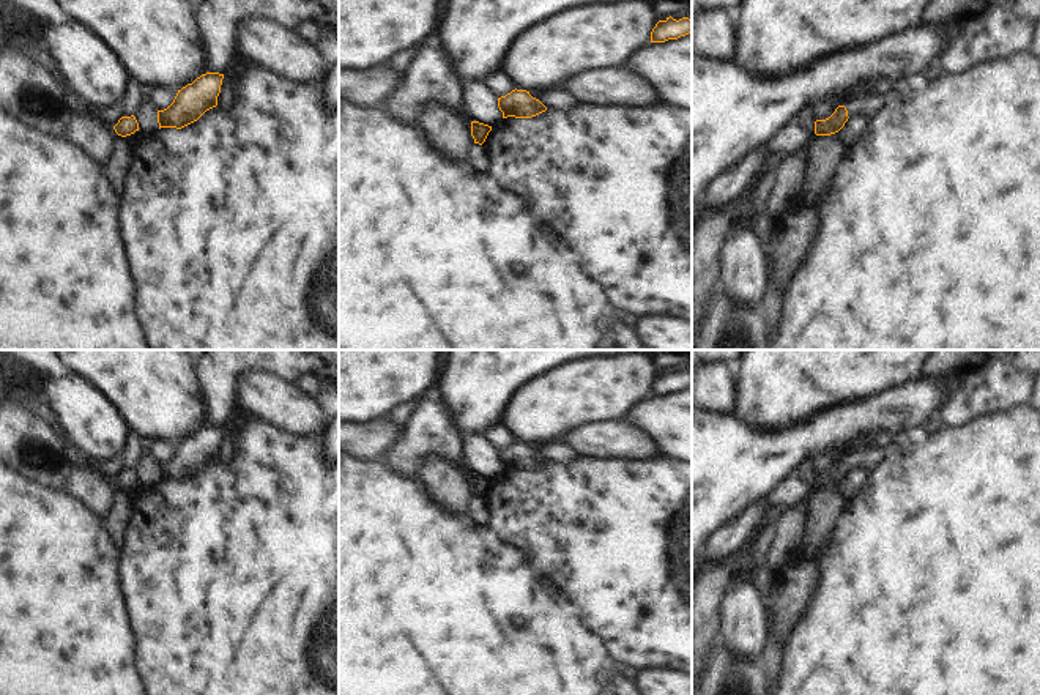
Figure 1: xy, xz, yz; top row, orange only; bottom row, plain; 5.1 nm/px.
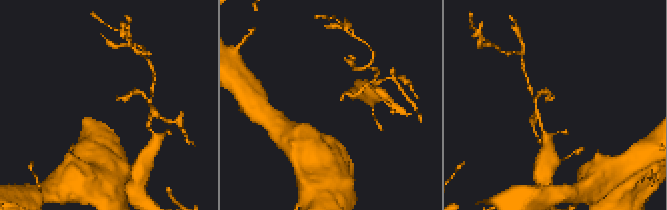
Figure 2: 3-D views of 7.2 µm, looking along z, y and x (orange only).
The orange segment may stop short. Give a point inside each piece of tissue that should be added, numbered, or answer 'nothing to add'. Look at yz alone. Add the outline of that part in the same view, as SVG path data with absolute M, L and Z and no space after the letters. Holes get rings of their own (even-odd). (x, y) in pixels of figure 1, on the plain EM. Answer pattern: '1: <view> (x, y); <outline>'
1: yz (867, 457); M871 446L871 448L862 448L862 449L852 449L845 455L845 460L848 463L848 470L854 468L867 468L875 471L879 462L895 452L900 451L900 448L895 446L887 446L887 448L879 448L879 446Z

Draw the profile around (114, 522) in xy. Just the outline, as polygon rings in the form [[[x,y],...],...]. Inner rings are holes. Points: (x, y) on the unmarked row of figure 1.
[[[117,489],[113,493],[112,509],[101,518],[101,525],[117,552],[120,552],[124,539],[126,523],[131,517],[131,509],[132,503],[126,498],[121,489]]]

